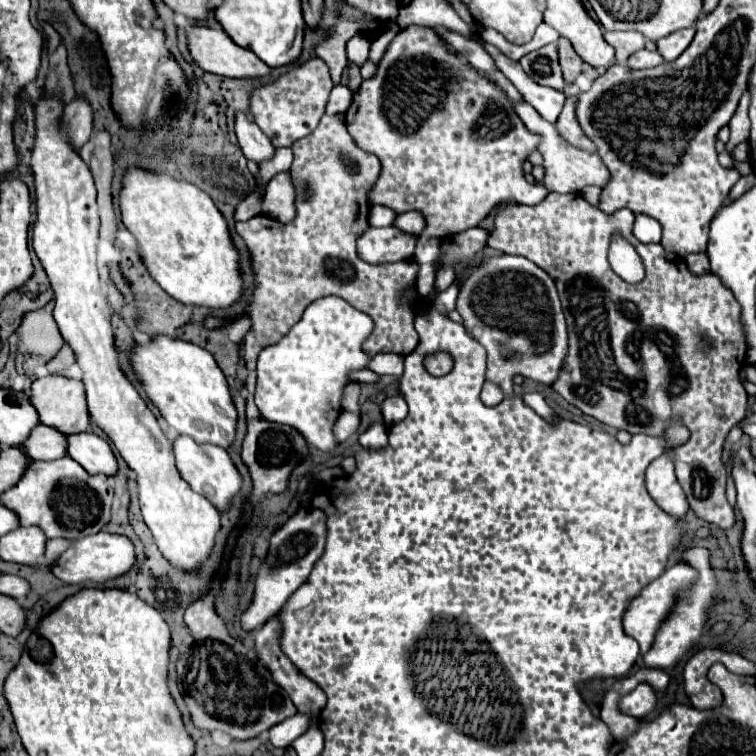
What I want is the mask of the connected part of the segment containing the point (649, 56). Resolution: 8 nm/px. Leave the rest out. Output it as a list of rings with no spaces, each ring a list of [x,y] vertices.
[[[640,50],[640,52],[634,52],[628,58],[628,68],[654,68],[654,66],[658,66],[662,62],[664,62],[664,58],[658,52]]]

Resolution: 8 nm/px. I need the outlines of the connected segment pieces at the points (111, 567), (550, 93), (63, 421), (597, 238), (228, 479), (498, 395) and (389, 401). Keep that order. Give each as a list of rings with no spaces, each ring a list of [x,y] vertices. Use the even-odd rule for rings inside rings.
[[[98,532],[94,536],[80,538],[50,566],[50,570],[66,584],[104,584],[118,576],[128,574],[136,566],[136,552],[130,538],[122,534]]]
[[[484,44],[486,52],[490,56],[494,56],[498,70],[502,70],[502,74],[518,88],[518,92],[524,96],[524,100],[528,104],[532,104],[548,122],[556,122],[562,106],[564,106],[564,94],[560,90],[554,88],[546,88],[542,84],[536,84],[522,68],[518,62],[512,62],[510,58],[506,58],[496,46],[492,44]]]
[[[48,374],[44,378],[36,378],[30,388],[32,404],[40,412],[40,422],[46,426],[56,426],[60,432],[66,434],[80,434],[92,430],[92,416],[86,408],[86,394],[80,380],[62,376],[62,374]]]
[[[548,194],[540,204],[534,206],[506,206],[496,216],[492,234],[486,228],[472,228],[446,238],[440,246],[436,270],[452,268],[456,274],[460,274],[486,246],[486,240],[490,248],[524,256],[546,270],[556,282],[570,334],[570,350],[560,372],[560,380],[556,380],[552,388],[566,402],[588,402],[588,414],[596,414],[598,422],[626,430],[630,434],[648,434],[660,438],[674,418],[682,420],[690,430],[690,438],[682,446],[666,450],[666,456],[670,456],[676,466],[676,476],[688,496],[690,508],[710,524],[732,528],[738,520],[726,500],[726,466],[722,462],[722,444],[730,428],[746,416],[748,394],[738,378],[738,370],[746,358],[746,334],[740,320],[742,308],[732,292],[722,286],[718,276],[690,274],[680,256],[666,252],[660,244],[638,242],[632,236],[632,224],[634,212],[630,210],[622,208],[606,214],[600,208],[590,206],[580,194]],[[614,234],[624,236],[642,258],[646,270],[642,282],[626,284],[610,268],[608,248]],[[700,330],[706,334],[704,342],[700,342]],[[654,406],[670,406],[670,416],[658,418]]]
[[[176,436],[172,446],[176,466],[182,478],[192,486],[192,490],[208,498],[218,512],[228,512],[228,508],[232,506],[232,498],[236,498],[242,492],[242,474],[230,460],[228,452],[224,448],[216,448],[214,444],[196,444],[188,436]]]
[[[486,381],[483,385],[480,397],[486,406],[495,406],[502,402],[504,394],[498,386]]]
[[[392,396],[392,398],[386,398],[382,402],[382,414],[384,414],[384,422],[388,426],[404,420],[408,414],[408,404],[402,396]]]

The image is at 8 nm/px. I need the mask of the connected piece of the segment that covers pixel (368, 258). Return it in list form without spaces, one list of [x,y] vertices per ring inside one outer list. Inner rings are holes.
[[[396,226],[370,228],[358,240],[358,256],[368,264],[392,264],[412,258],[416,242],[414,234],[402,232]]]

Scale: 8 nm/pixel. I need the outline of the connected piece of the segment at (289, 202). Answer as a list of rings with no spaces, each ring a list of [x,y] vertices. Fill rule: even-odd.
[[[288,170],[280,172],[266,186],[266,198],[262,204],[262,212],[286,224],[296,216],[294,200],[296,200],[296,188],[292,184],[292,176]]]

